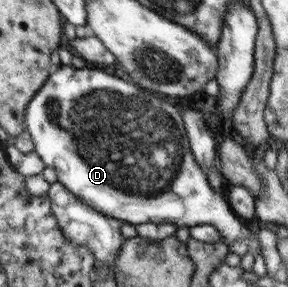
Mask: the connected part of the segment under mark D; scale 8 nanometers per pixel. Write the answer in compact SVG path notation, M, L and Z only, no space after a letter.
M88 65L80 70L72 66L60 66L52 69L50 76L47 78L43 87L35 93L35 96L29 101L26 108L25 120L27 132L31 136L34 143L35 153L41 158L47 167L55 168L58 181L67 190L70 190L83 204L88 204L97 212L104 213L105 216L121 220L123 223L143 224L147 222L171 223L175 227L188 226L194 227L197 224L210 224L214 226L225 238L225 242L239 242L244 238L251 238L252 233L248 227L245 227L239 219L238 215L229 206L228 198L223 195L223 191L217 192L207 181L207 172L202 171L195 158L191 153L190 144L187 139L187 131L183 124L182 114L177 110L177 106L171 106L164 100L155 97L152 92L146 91L143 87L133 86L125 80L121 80L111 72L103 72L103 70L93 70L93 66Z

